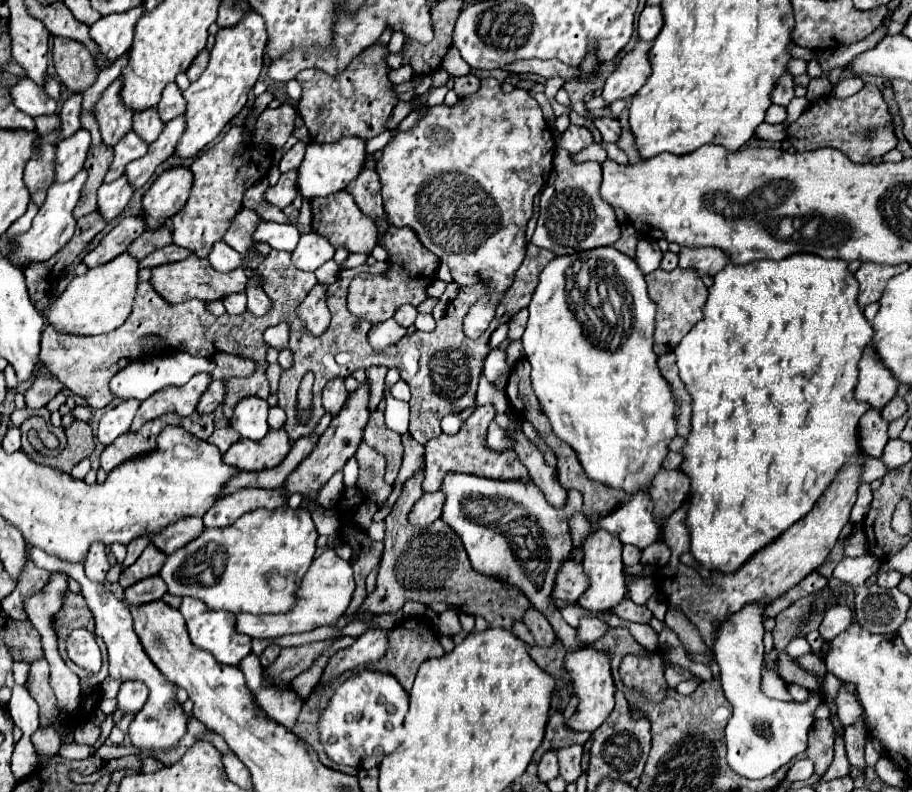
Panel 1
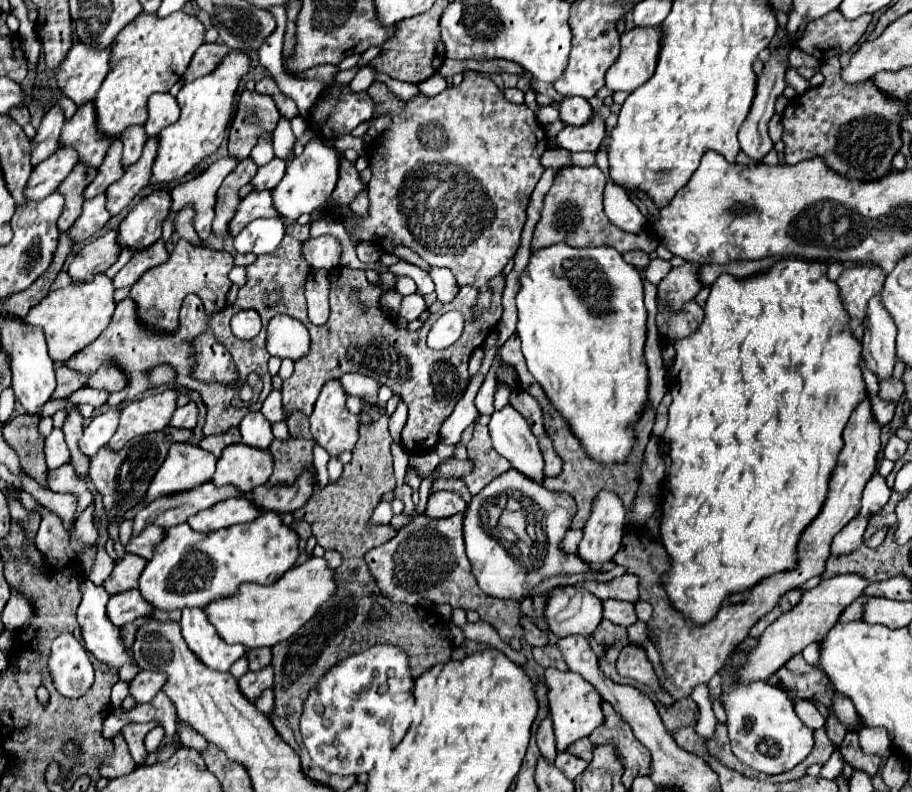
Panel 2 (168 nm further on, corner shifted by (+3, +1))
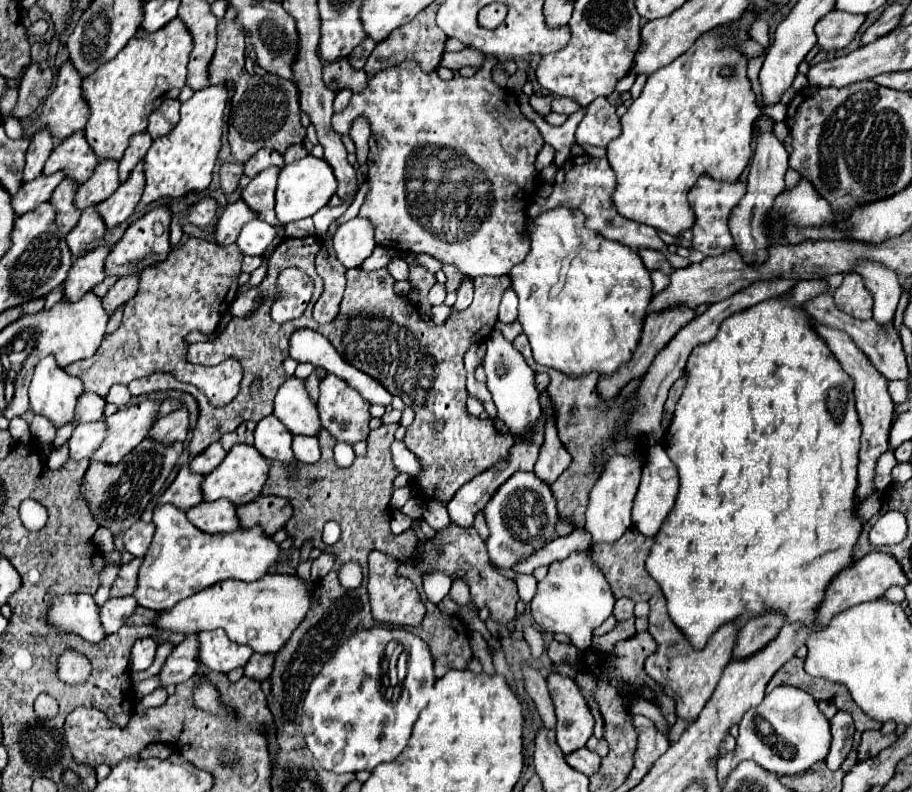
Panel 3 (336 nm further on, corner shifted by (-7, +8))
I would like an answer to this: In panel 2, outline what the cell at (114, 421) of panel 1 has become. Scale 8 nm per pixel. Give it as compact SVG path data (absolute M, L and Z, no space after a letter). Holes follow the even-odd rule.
M110 409L102 415L96 415L88 427L82 433L82 439L78 441L80 451L88 457L96 455L96 451L106 445L110 441L110 437L114 435L114 429L118 427L120 421L120 409Z

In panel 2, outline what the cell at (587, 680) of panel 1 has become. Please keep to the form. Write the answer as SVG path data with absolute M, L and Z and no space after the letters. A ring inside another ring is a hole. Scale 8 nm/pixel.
M546 669L544 679L546 679L546 685L548 685L550 715L552 715L552 721L554 721L556 747L558 747L558 751L564 751L568 745L578 741L580 737L588 737L596 727L602 725L602 721L604 721L602 697L584 677L580 677L574 671Z

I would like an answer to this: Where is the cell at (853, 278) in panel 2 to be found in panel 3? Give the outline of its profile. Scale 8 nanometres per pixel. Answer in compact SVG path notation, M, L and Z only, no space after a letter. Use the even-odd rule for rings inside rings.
M844 274L844 282L834 292L836 308L856 320L872 318L872 296L864 290L858 274Z

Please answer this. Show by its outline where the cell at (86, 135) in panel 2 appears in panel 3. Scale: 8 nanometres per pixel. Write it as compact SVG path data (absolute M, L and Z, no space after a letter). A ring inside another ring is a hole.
M80 132L72 134L68 142L62 142L60 146L54 148L48 162L44 164L44 174L50 176L54 172L64 172L66 178L74 180L76 184L84 184L92 176L96 164L98 158L84 142L84 132Z

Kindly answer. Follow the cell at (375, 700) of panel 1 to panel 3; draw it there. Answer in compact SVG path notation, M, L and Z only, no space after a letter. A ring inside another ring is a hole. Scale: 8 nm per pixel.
M374 626L374 628L370 628L370 630L362 630L362 632L354 634L354 636L350 636L350 638L324 662L322 670L314 676L314 680L312 680L312 684L310 684L310 688L308 688L308 694L306 694L306 698L304 698L304 704L302 704L302 734L304 734L304 740L306 740L308 750L310 750L310 752L314 754L314 758L320 762L320 766L324 766L324 770L330 770L330 772L336 772L336 774L360 772L360 770L368 770L368 772L370 772L370 770L374 770L374 768L376 768L378 764L382 764L382 762L394 762L400 755L400 752L406 747L408 738L410 738L410 734L412 734L412 726L414 726L420 710L428 704L428 692L430 692L430 688L434 686L434 682L436 682L436 676L434 676L434 660L430 658L428 644L426 644L422 638L414 636L412 632L408 632L408 630L404 630L404 628ZM392 640L394 640L396 644L400 644L400 646L404 648L404 654L406 654L406 674L404 674L404 678L398 678L396 664L394 664L394 670L392 670L392 668L390 668L390 660L386 662L386 646L388 646L388 642L392 642Z

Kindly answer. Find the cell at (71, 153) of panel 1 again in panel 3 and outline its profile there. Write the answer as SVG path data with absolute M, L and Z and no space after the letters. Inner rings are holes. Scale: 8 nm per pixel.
M52 174L52 176L40 176L32 182L26 182L20 186L18 194L12 196L12 208L16 216L22 216L30 210L36 210L36 206L40 206L42 202L46 202L54 188L64 180L64 174Z

